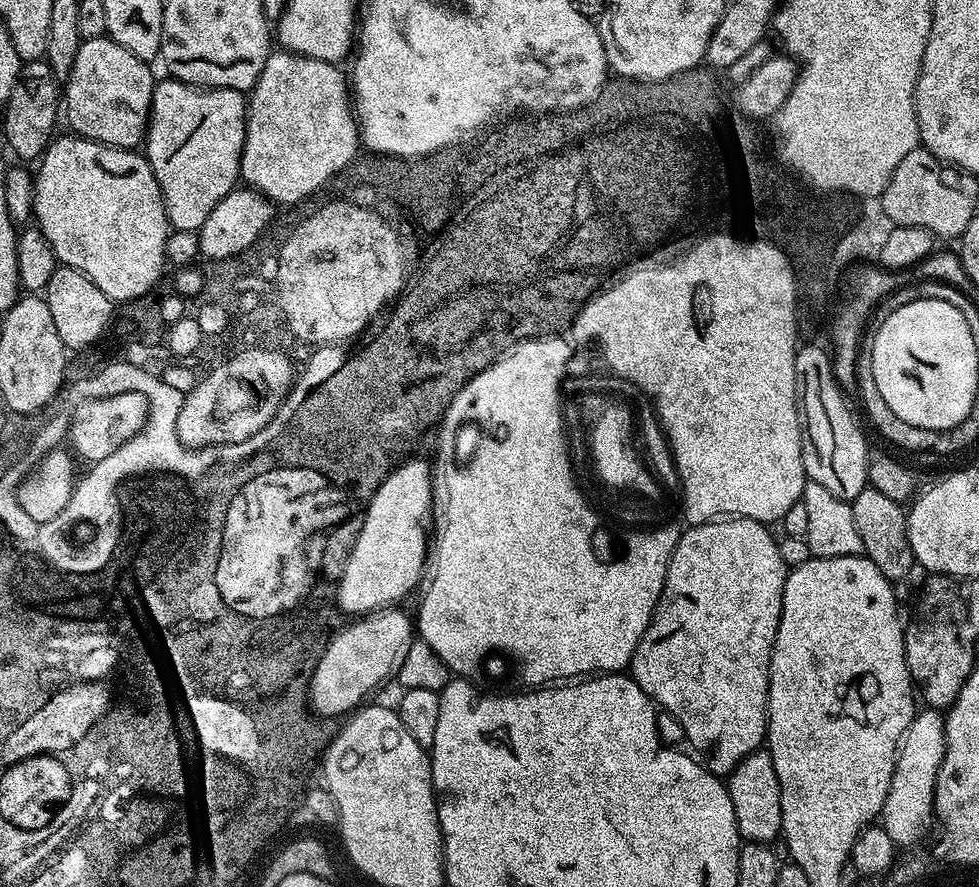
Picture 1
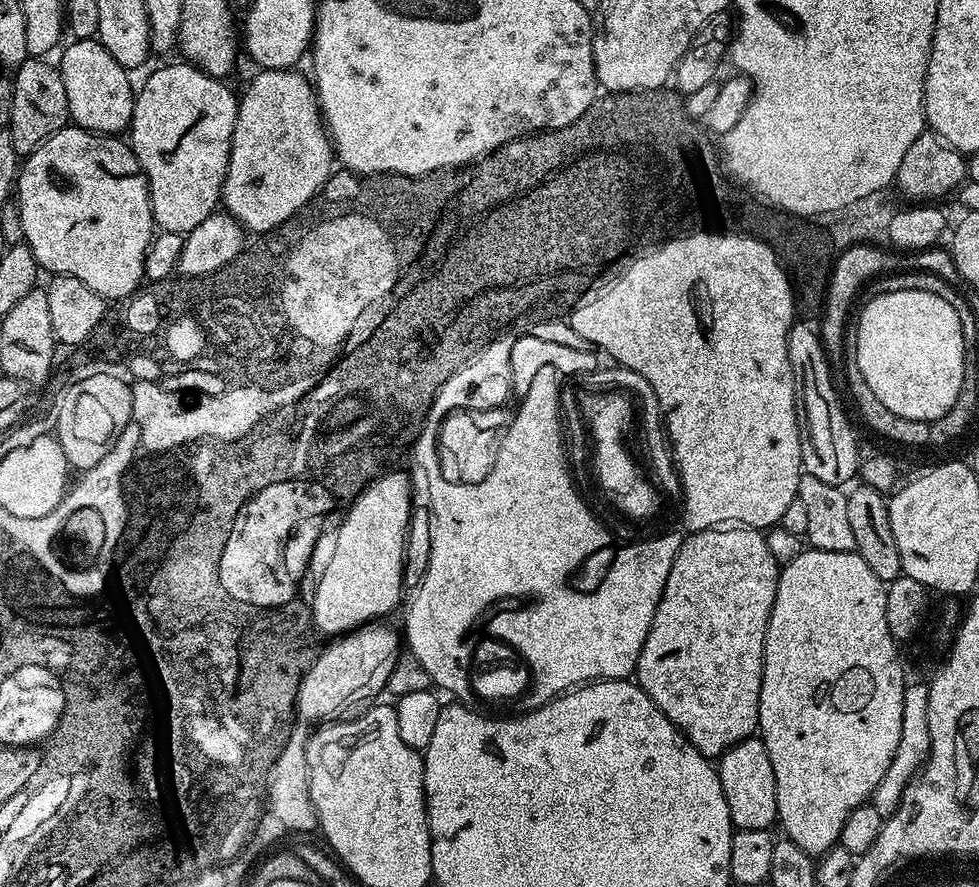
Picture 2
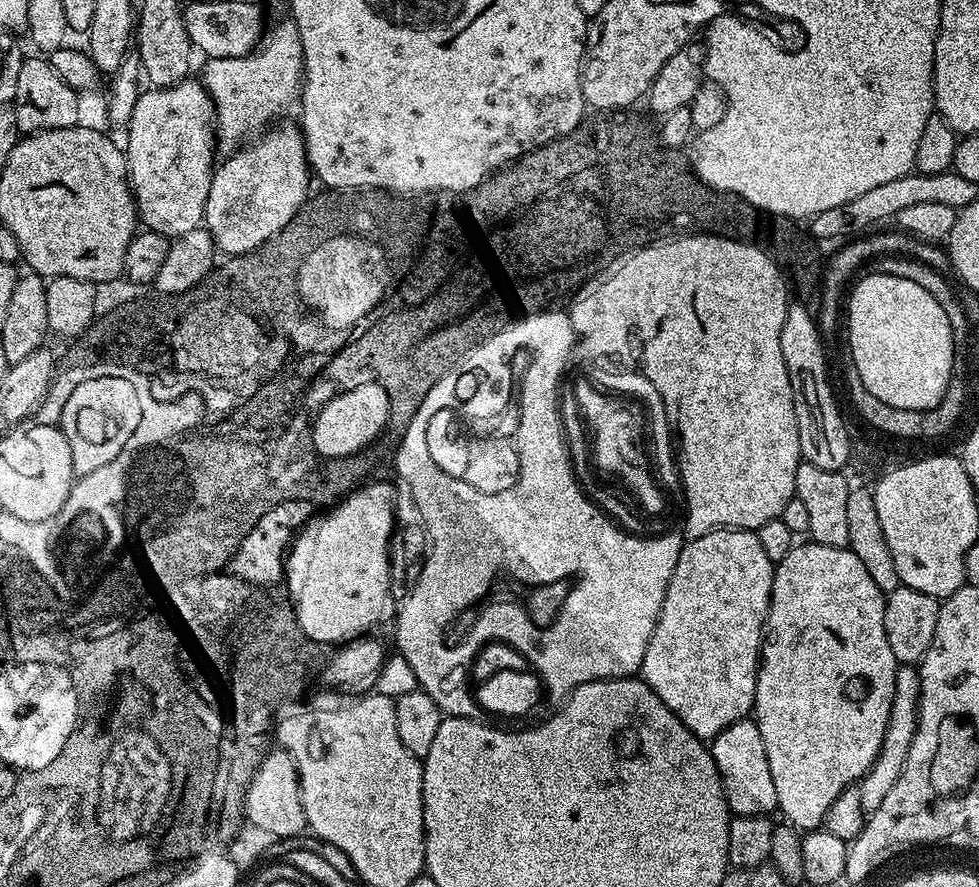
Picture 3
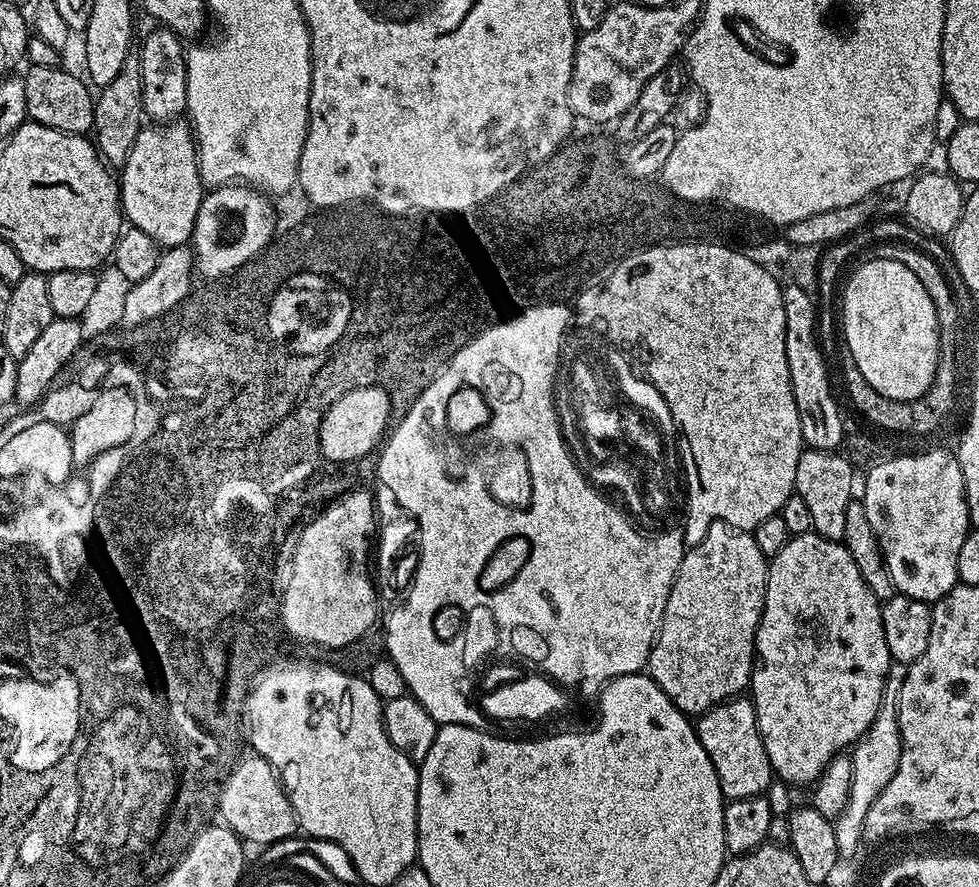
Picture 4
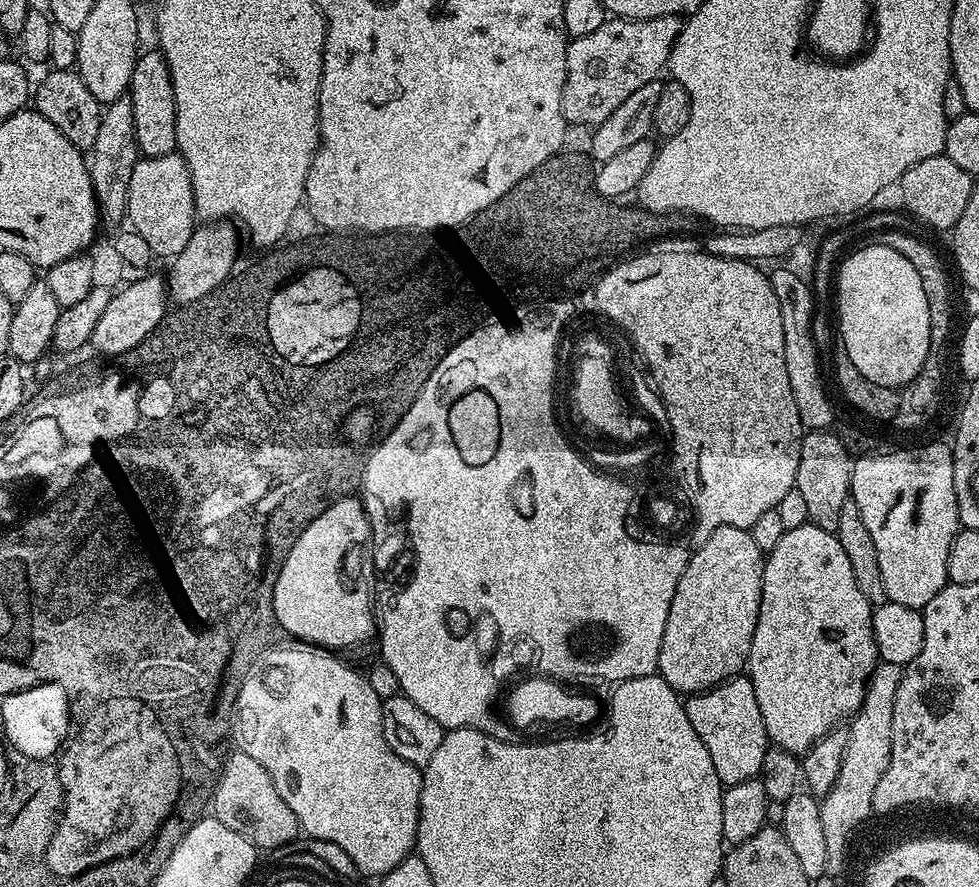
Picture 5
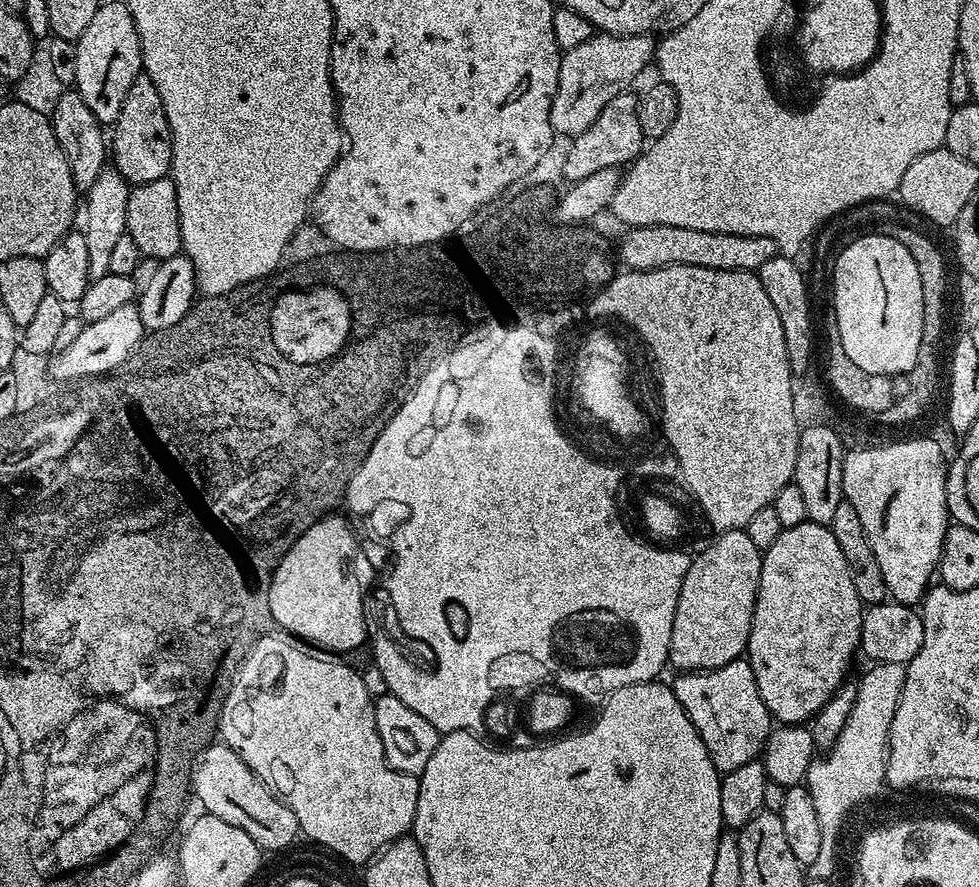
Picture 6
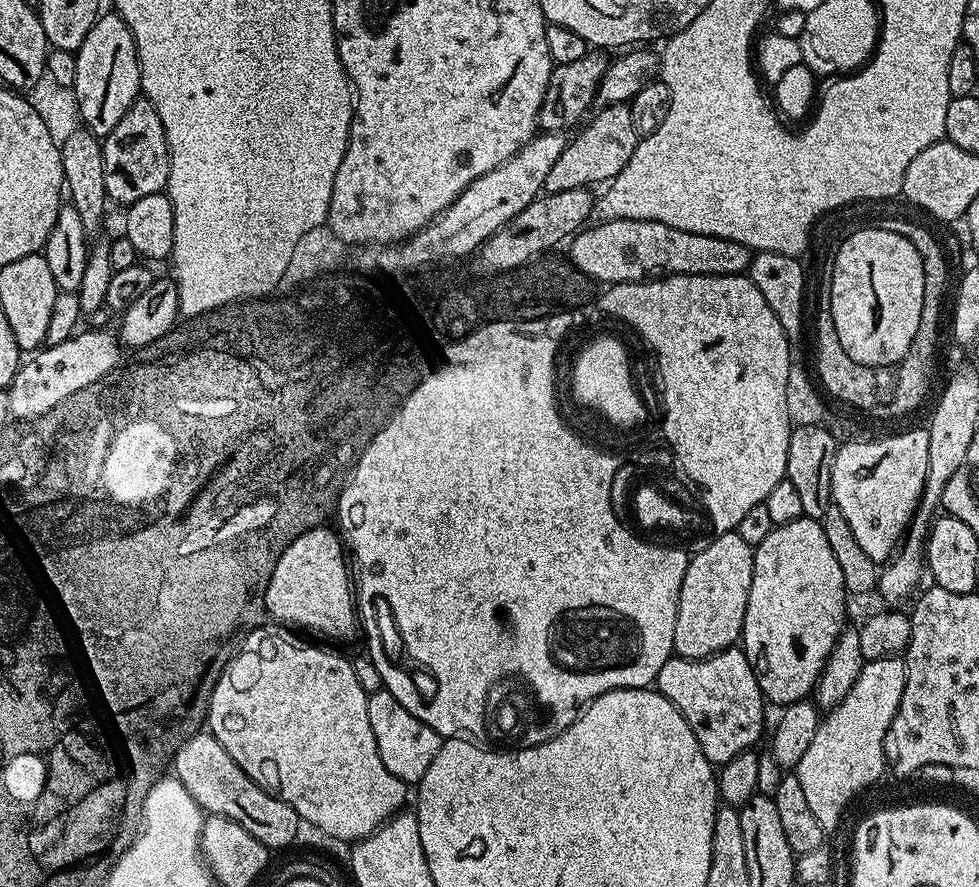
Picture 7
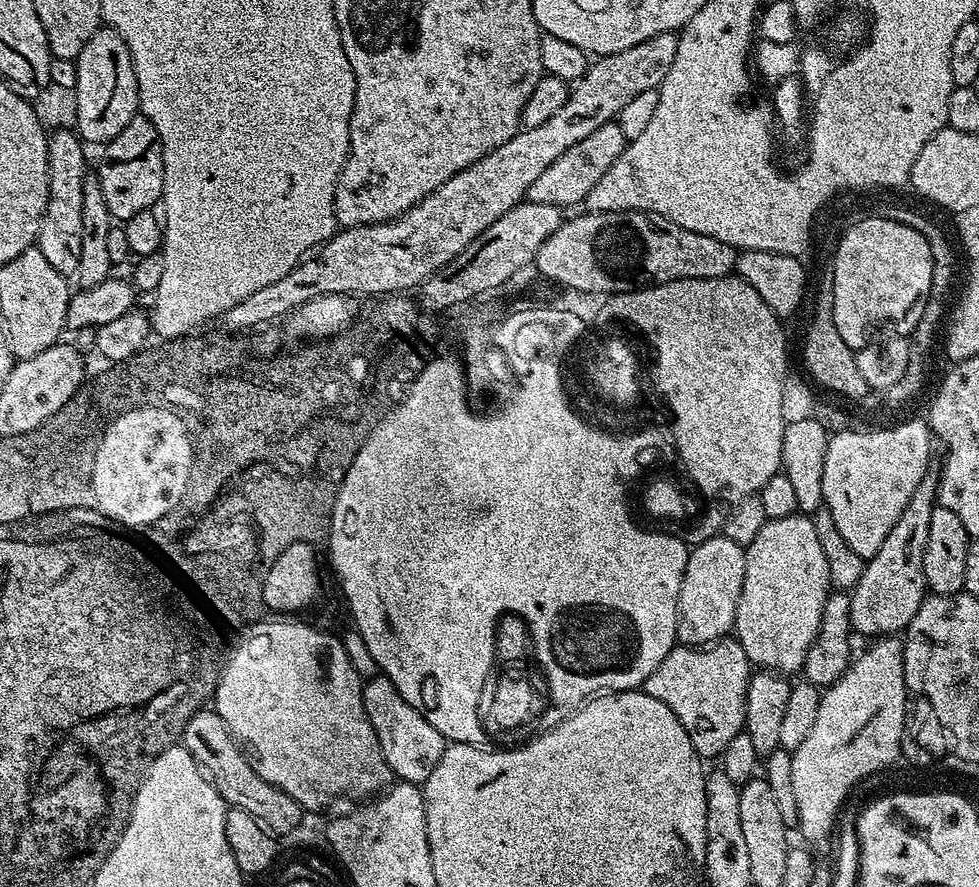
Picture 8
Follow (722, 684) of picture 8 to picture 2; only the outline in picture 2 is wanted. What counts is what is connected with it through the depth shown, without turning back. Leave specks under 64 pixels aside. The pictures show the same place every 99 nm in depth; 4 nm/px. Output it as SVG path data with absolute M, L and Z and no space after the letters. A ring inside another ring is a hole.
M749 738L728 748L723 756L719 757L718 771L733 829L771 829L777 823L778 794L774 786L774 766L770 766L770 754L766 754L763 740Z

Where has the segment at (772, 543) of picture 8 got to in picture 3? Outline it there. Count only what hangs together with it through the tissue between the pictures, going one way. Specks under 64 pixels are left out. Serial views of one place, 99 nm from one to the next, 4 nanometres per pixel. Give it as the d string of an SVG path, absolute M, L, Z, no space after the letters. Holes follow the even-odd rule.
M805 542L805 544L797 543L790 550L790 554L786 554L786 558L782 558L782 562L775 565L772 574L772 605L768 607L768 620L764 624L764 641L760 644L760 669L756 671L756 707L754 709L754 719L758 726L758 734L762 734L762 742L766 746L766 762L770 762L770 774L774 778L774 791L778 793L778 802L776 803L776 806L779 815L784 815L781 817L797 830L819 829L824 823L826 810L830 810L830 802L832 802L842 790L863 780L864 775L870 770L870 766L874 766L874 762L880 753L882 738L886 734L886 726L888 725L890 710L892 709L892 703L894 702L894 682L896 681L896 669L898 667L894 652L893 650L890 650L890 644L887 642L886 628L883 626L885 599L885 593L880 592L878 586L874 586L874 581L870 579L870 574L866 570L866 566L862 566L858 554L854 554L849 547L835 548L834 546L822 546L821 544L813 544L811 542Z

